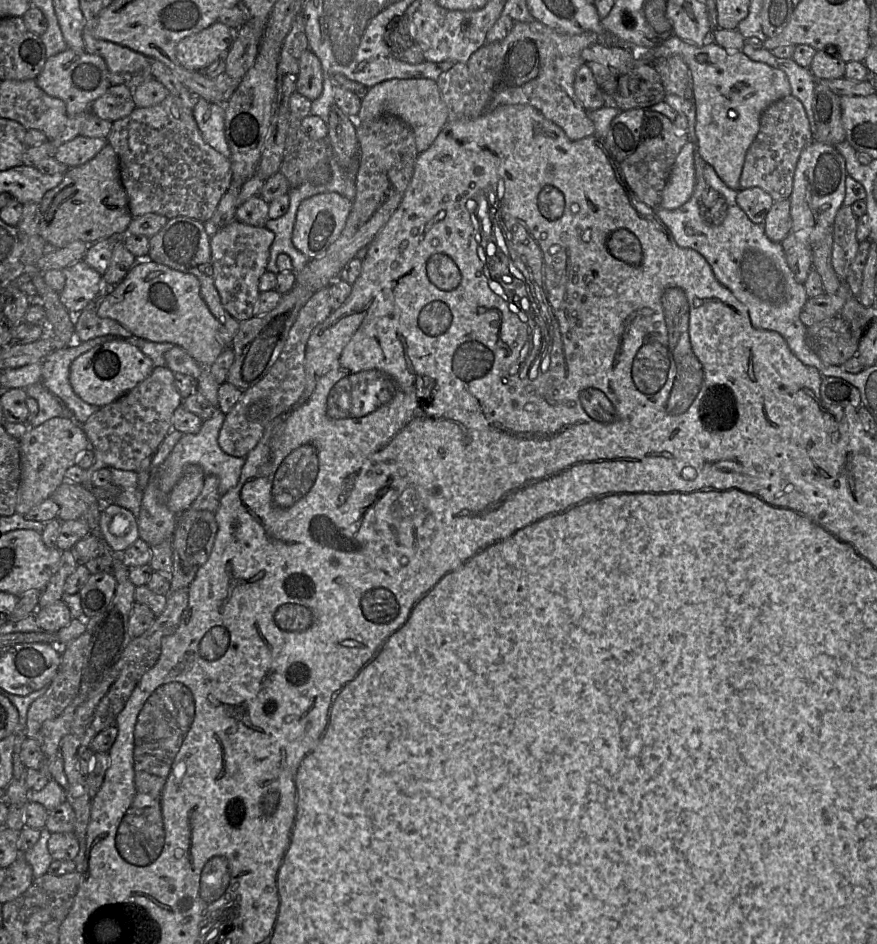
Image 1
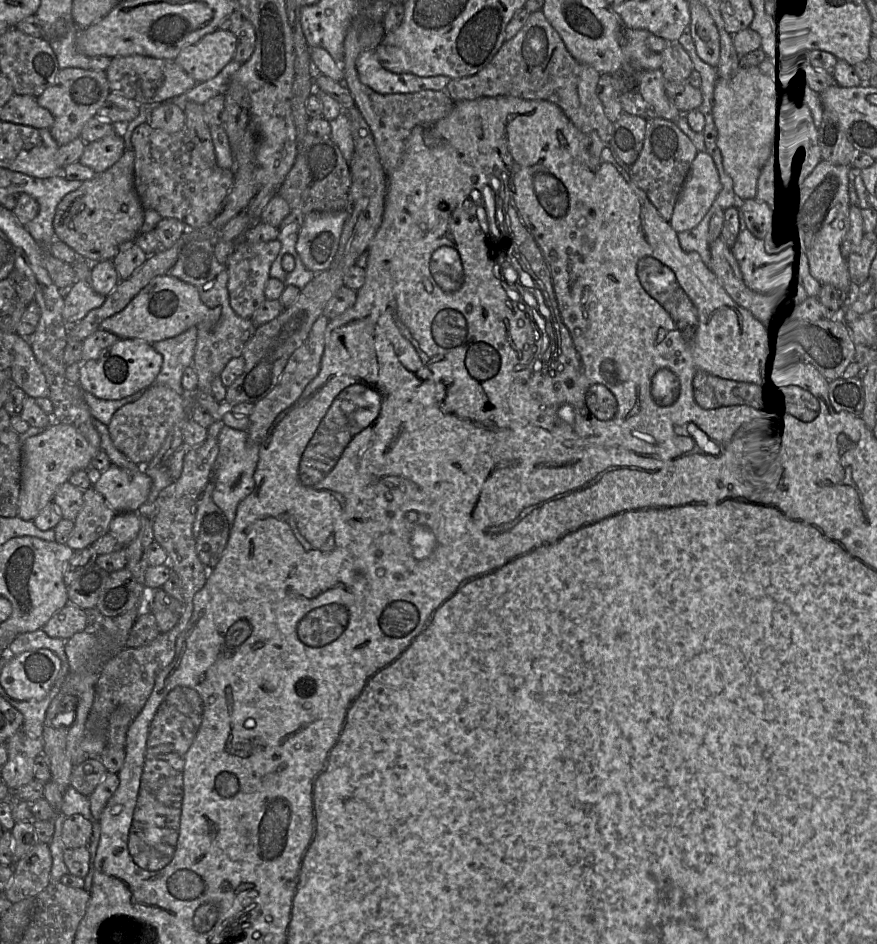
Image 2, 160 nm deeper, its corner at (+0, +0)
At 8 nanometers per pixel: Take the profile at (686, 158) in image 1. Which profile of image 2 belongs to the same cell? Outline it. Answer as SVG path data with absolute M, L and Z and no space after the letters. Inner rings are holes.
M698 151L675 203L671 227L677 232L696 227L708 213L722 189L713 158Z

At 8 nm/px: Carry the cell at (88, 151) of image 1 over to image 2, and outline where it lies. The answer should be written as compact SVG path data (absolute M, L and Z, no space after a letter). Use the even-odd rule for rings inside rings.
M114 132L100 140L86 143L79 163L102 173L112 167L123 155L125 142L120 133Z

